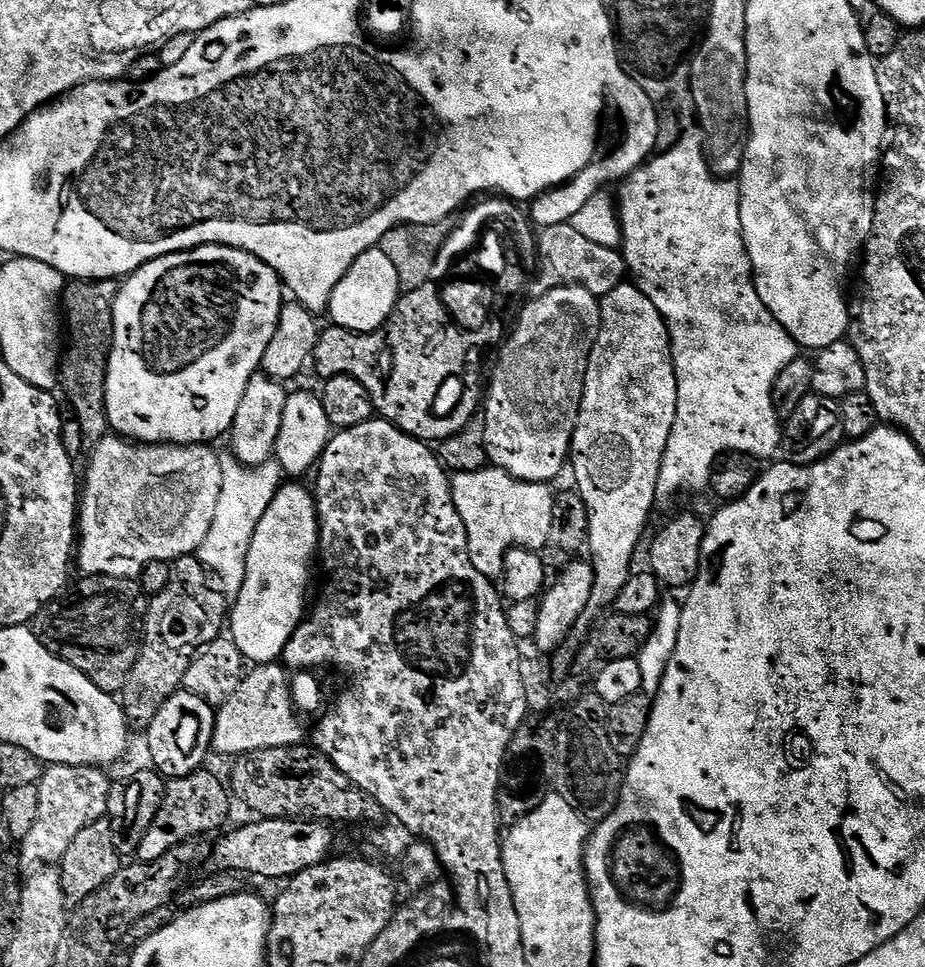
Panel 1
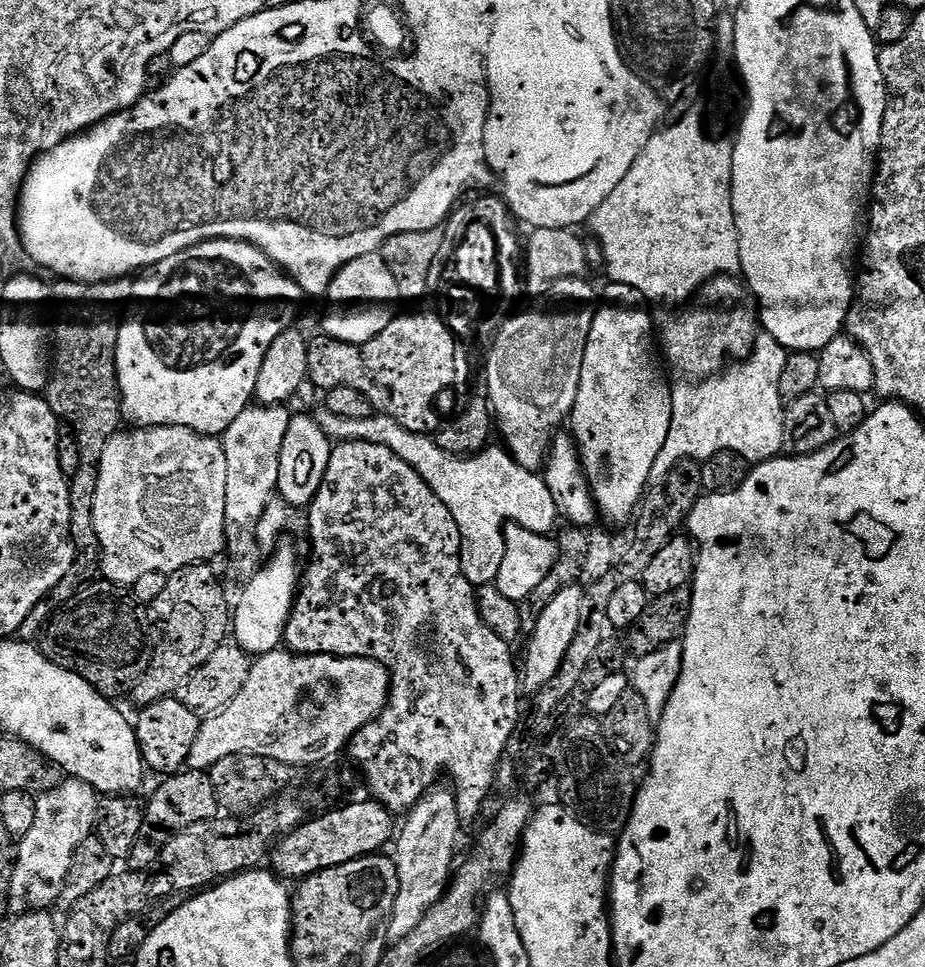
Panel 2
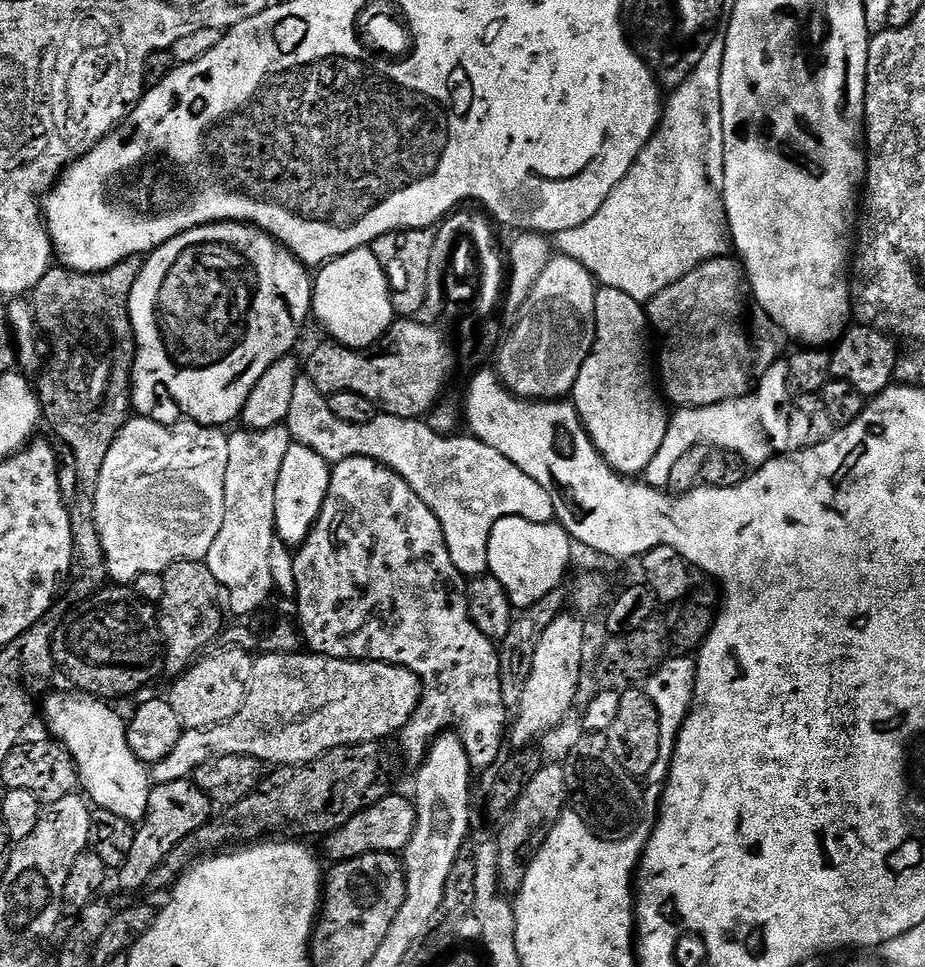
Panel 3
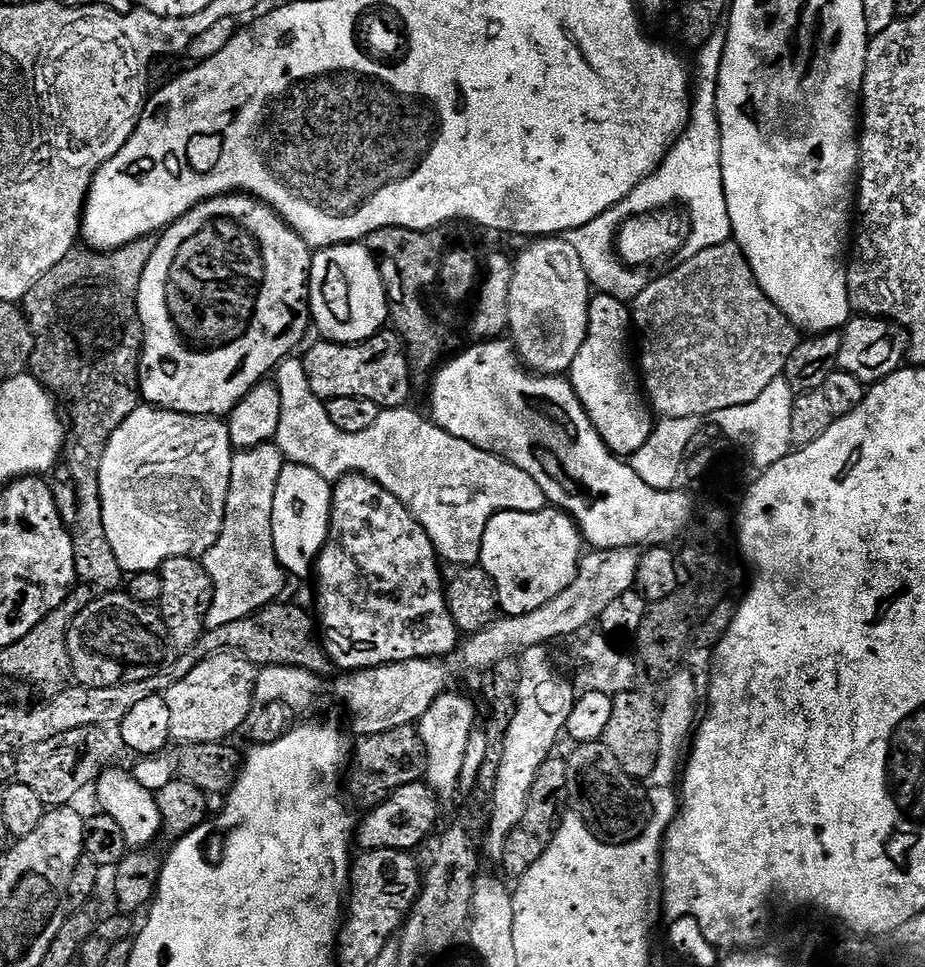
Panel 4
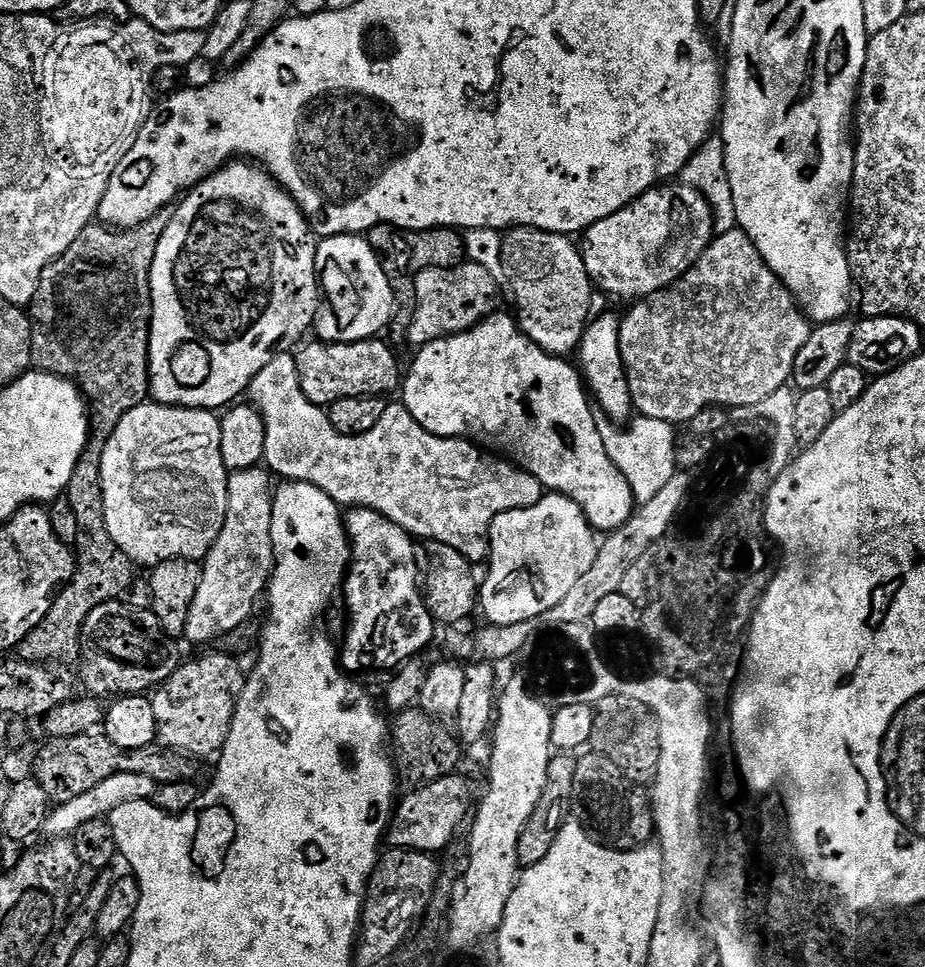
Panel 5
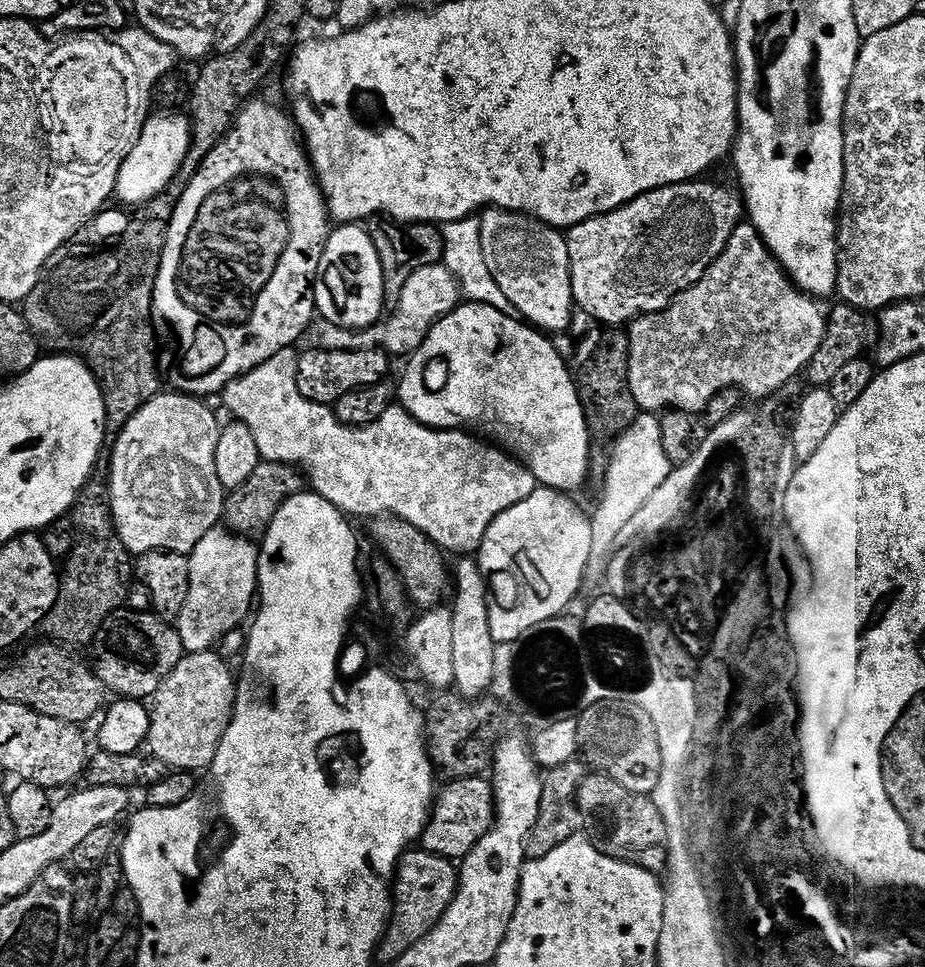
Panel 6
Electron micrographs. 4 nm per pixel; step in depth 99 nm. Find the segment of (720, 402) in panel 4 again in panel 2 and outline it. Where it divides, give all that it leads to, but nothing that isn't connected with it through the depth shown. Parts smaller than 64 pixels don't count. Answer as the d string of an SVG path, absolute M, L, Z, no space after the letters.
M730 275L707 280L691 303L681 307L677 316L665 322L662 352L666 360L668 355L669 362L684 375L681 377L715 376L723 373L733 362L743 361L751 354L756 338L762 332L761 313L758 311L756 297L736 279L735 275Z

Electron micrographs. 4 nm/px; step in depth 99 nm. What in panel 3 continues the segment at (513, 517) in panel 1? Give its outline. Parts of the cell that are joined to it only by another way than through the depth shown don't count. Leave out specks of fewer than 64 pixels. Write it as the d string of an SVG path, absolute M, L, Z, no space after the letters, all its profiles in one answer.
M306 374L294 382L294 398L286 421L293 441L314 450L324 460L335 462L351 456L368 456L392 468L434 510L442 522L442 534L454 558L454 566L466 578L488 572L488 543L492 527L507 516L521 516L530 522L553 523L556 511L550 494L522 474L510 458L502 458L498 450L486 446L471 434L443 436L434 434L423 419L407 420L378 414L365 424L351 424L334 418L325 393L314 386Z

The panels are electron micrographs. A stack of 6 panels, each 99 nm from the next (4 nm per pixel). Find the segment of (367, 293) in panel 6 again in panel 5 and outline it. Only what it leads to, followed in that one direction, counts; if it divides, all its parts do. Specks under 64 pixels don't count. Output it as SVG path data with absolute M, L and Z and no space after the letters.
M363 235L330 236L321 239L316 245L316 275L322 302L316 305L314 332L321 341L329 344L349 344L359 340L370 340L381 335L380 332L392 320L393 281L382 270L376 251L368 245Z

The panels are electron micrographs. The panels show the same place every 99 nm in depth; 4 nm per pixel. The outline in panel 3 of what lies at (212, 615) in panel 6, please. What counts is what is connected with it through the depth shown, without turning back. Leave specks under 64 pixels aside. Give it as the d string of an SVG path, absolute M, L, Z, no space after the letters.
M284 426L239 431L228 436L226 518L222 518L222 530L210 546L206 563L226 593L230 612L232 607L234 615L248 616L258 611L272 592L272 547L278 544L276 487L282 458L294 441Z

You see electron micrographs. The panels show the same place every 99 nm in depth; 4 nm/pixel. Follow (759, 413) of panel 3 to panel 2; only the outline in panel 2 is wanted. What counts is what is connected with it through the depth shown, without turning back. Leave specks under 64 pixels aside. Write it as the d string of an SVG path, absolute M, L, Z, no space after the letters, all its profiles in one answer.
M761 334L756 345L743 362L729 367L723 374L709 376L699 382L680 382L672 389L672 421L670 434L666 434L666 446L654 462L653 477L663 478L683 460L703 462L719 452L737 452L749 462L763 462L781 455L784 446L784 409L786 401L780 396L782 366L786 366L789 351L783 348L773 336Z

